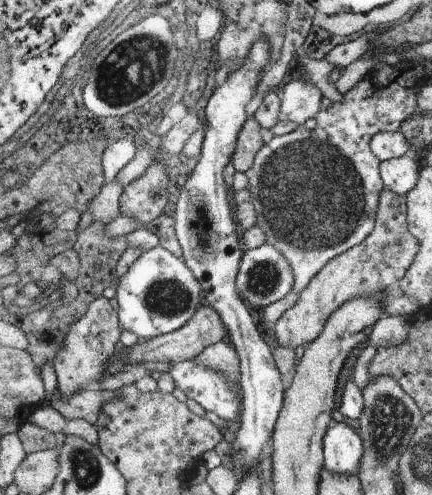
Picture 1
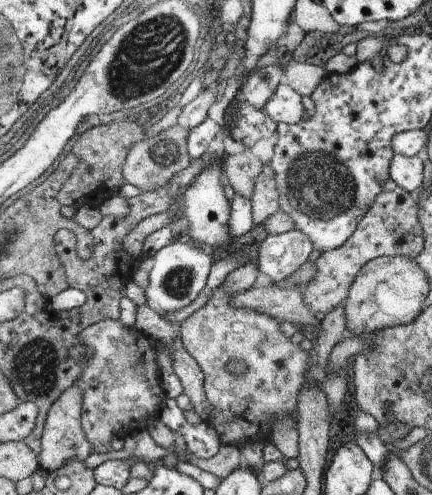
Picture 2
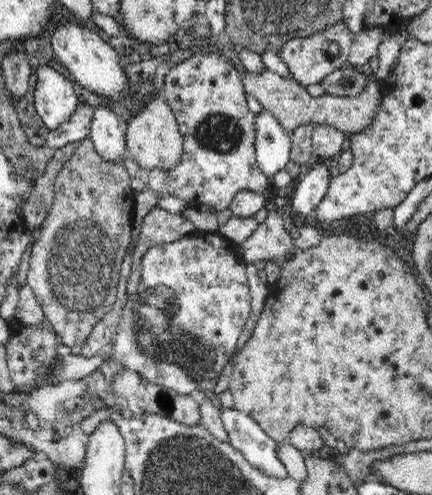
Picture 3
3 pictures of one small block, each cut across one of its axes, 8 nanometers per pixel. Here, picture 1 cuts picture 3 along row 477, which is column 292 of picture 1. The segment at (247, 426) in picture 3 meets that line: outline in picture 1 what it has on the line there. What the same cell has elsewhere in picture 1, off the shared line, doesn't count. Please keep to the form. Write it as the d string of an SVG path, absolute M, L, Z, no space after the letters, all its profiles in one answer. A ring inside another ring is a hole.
M263 244L255 250L245 250L247 254L241 258L239 274L237 274L237 290L243 300L247 300L251 306L265 308L267 304L279 300L293 288L293 268L287 262L287 258L271 244Z

